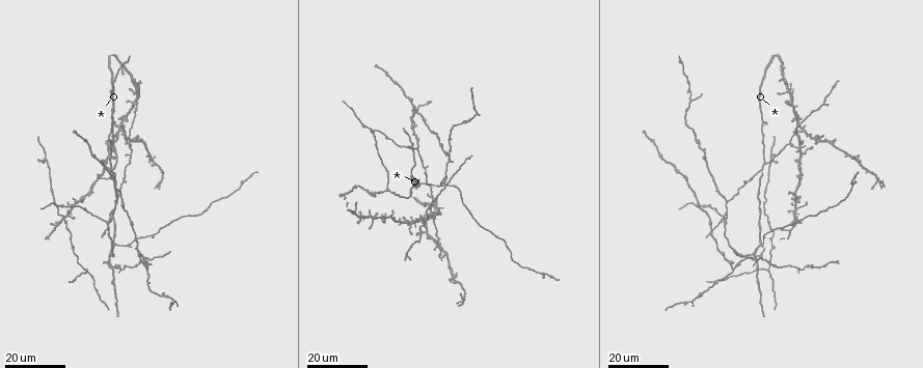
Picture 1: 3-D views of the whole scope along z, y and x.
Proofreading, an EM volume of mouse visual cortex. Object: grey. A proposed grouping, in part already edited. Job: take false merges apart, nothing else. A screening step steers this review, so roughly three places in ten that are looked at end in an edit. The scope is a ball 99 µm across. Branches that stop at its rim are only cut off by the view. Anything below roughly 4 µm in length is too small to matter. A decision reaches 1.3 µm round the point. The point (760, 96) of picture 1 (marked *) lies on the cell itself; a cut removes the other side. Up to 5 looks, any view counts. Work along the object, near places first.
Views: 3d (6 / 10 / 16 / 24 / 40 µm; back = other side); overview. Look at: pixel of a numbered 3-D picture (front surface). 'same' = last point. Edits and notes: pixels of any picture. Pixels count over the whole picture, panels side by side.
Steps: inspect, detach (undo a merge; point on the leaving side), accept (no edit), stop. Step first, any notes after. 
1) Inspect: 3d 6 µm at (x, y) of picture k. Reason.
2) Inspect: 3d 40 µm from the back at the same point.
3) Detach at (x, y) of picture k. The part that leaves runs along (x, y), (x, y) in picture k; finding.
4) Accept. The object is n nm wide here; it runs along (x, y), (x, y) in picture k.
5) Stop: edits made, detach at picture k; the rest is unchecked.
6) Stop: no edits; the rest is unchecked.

Inspect: 3d 16 µm at (115, 243) of picture 1. Thin arm on a thick one.

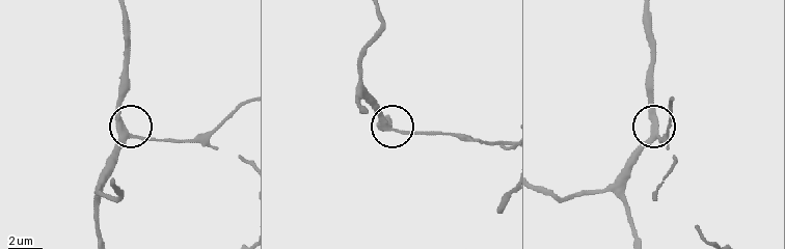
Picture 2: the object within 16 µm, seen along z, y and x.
Inspect: 3d 6 µm at (655, 134) of picture 2. Zoom in.

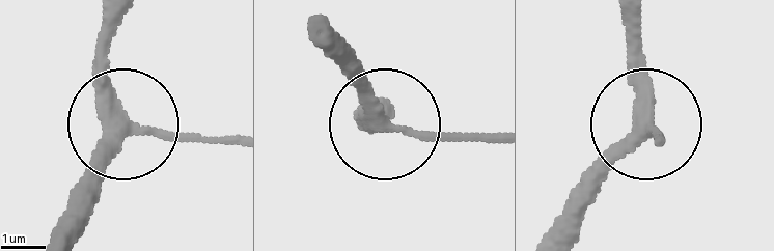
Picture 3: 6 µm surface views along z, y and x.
Accept. The side arm is 91 µm long; it runs along (636, 15), (636, 104), (659, 137) in picture 3; continuous, no second cell.

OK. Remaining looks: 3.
Inspect: 3d 16 µm at (389, 189) of picture 1. Branch point.

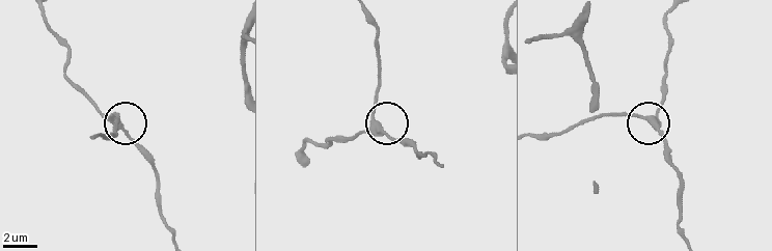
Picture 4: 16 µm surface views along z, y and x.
Inspect: 3d 10 µm at (645, 116) of picture 4. Zoom in.

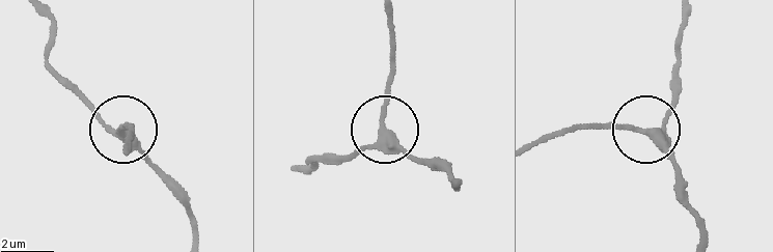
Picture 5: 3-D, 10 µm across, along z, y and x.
Inspect: 3d 10 µm from the back at (386, 127) of picture 5. From behind.

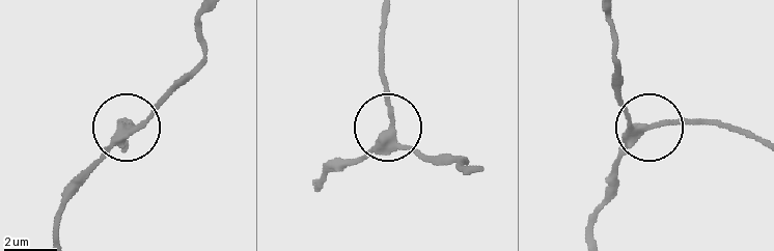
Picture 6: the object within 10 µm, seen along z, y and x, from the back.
Accept. 3 arms meet here; it runs along (474, 166), (421, 157), (390, 130), (356, 163) in picture 6; all the same cell.

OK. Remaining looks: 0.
Stop: no edits; the rest is unchecked.

